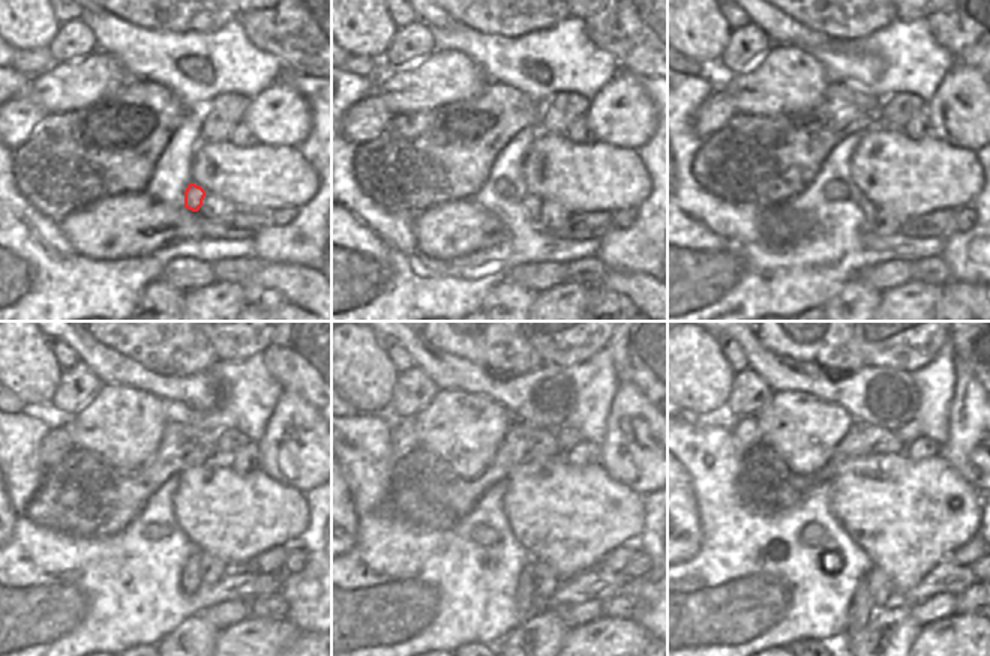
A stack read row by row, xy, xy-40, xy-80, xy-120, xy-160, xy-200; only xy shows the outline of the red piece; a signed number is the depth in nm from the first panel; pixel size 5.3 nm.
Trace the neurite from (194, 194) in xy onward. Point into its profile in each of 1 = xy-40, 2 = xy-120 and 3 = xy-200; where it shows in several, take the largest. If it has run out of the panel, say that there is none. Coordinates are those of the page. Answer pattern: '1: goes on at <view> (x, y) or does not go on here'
1: goes on at xy-40 (533, 204)
2: goes on at xy-120 (191, 574)
3: goes on at xy-200 (860, 611)

